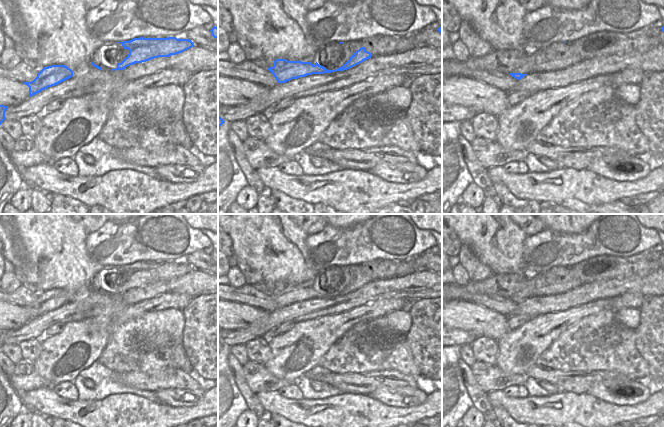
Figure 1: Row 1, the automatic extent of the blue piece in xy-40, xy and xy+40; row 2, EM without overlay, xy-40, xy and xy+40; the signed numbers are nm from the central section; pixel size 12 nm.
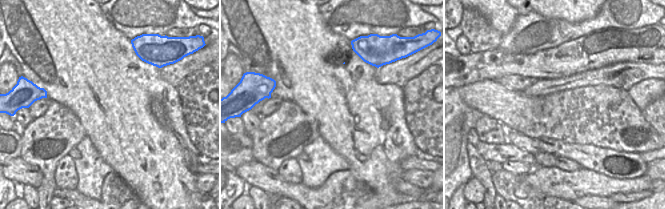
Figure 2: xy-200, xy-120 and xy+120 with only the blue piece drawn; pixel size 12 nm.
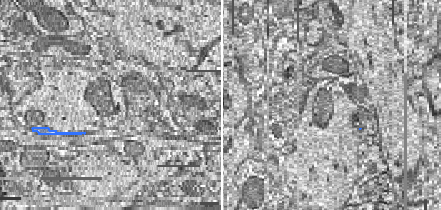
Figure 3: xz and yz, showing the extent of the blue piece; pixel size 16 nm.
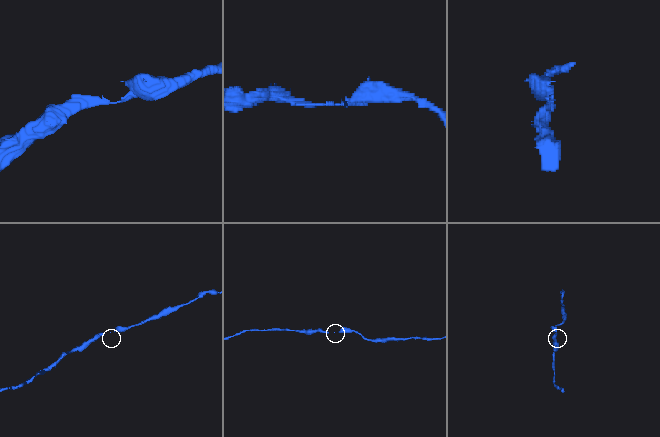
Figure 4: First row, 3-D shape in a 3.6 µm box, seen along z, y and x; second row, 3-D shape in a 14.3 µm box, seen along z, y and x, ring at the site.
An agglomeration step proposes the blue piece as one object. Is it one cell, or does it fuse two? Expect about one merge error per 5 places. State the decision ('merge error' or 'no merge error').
no merge error

